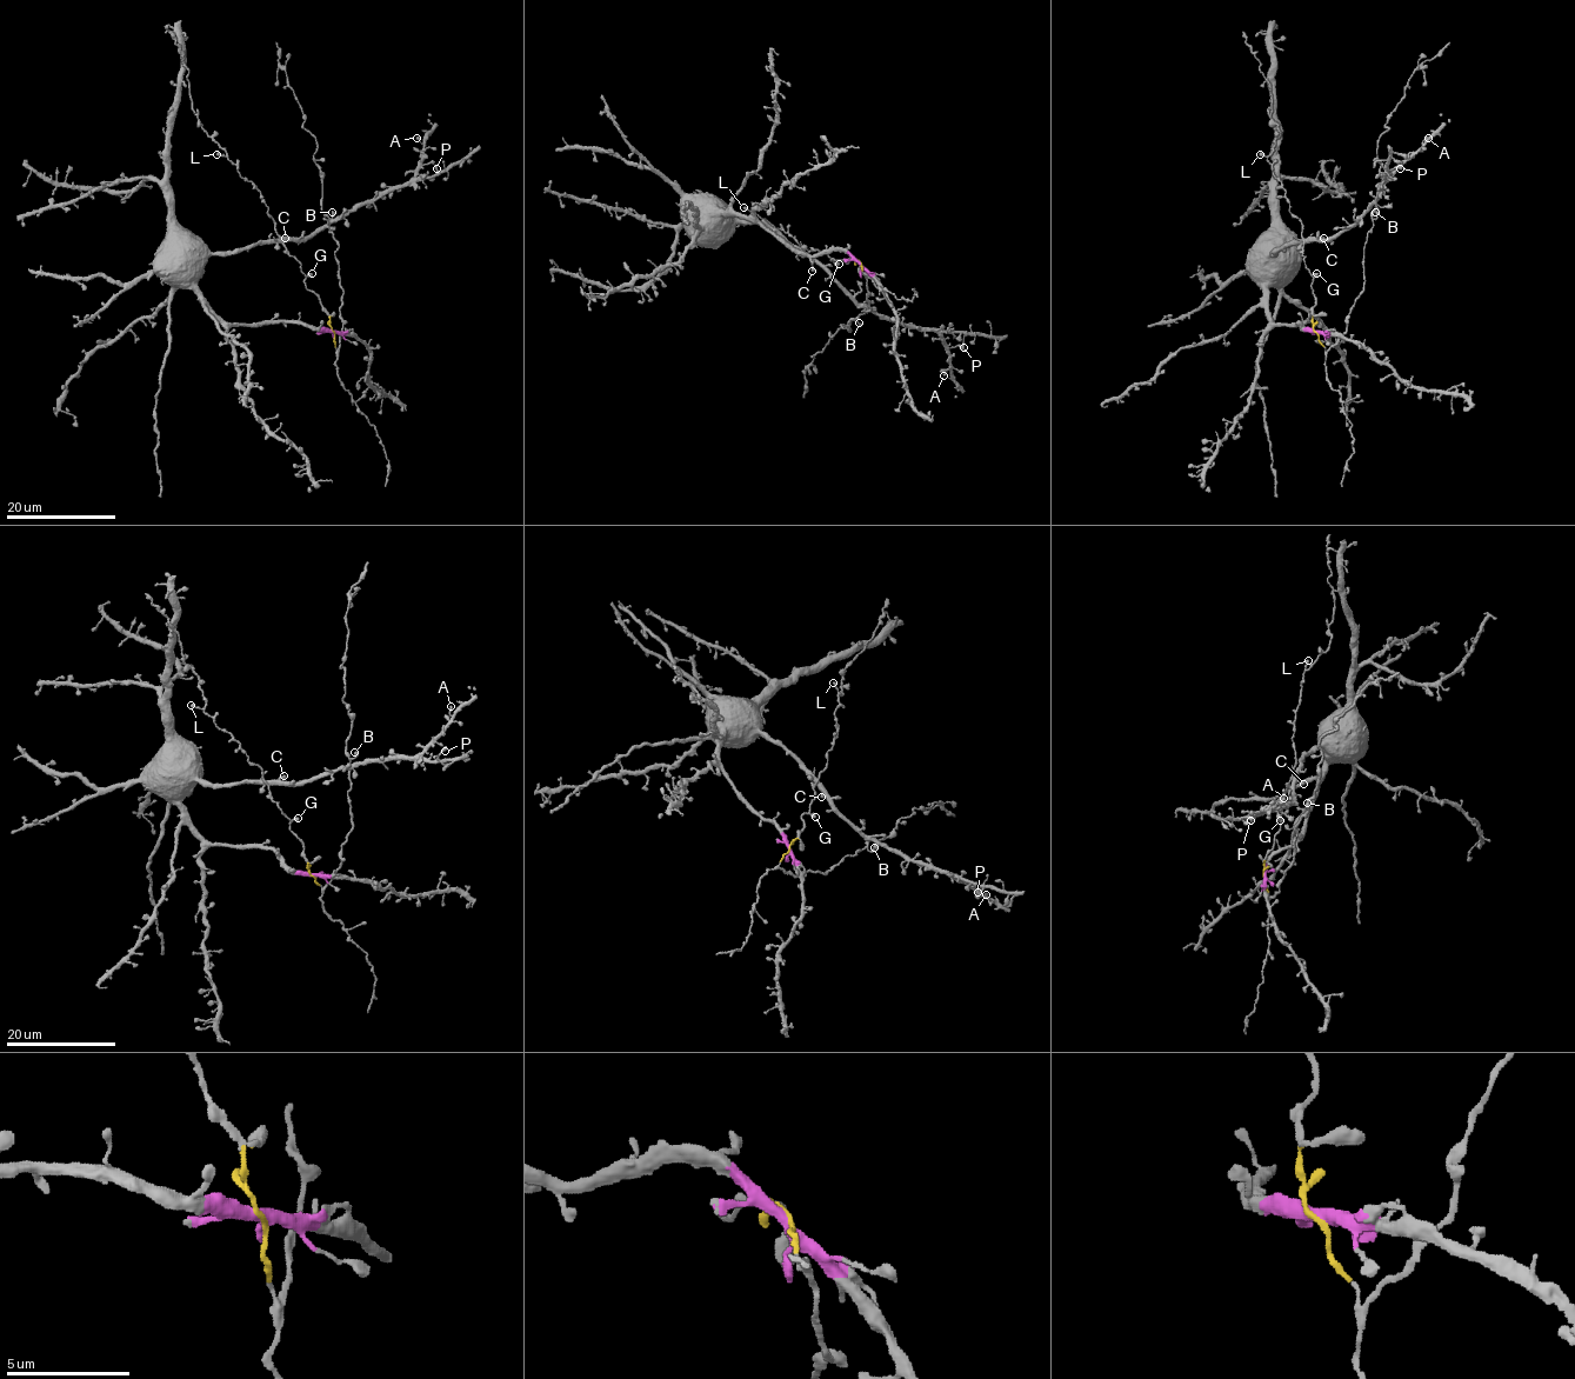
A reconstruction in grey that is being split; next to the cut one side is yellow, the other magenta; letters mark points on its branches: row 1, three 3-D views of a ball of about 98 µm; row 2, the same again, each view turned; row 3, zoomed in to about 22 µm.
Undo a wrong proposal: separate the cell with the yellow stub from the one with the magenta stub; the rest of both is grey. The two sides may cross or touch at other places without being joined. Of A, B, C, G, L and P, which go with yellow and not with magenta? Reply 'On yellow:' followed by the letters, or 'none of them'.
On yellow: B, G, L

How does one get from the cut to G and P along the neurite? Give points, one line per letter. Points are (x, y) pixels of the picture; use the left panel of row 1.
G: (334, 332), (329, 314), (306, 288), (305, 278), (312, 273)
P: (334, 332), (226, 324), (197, 286), (202, 264), (262, 242), (311, 239), (436, 168)

